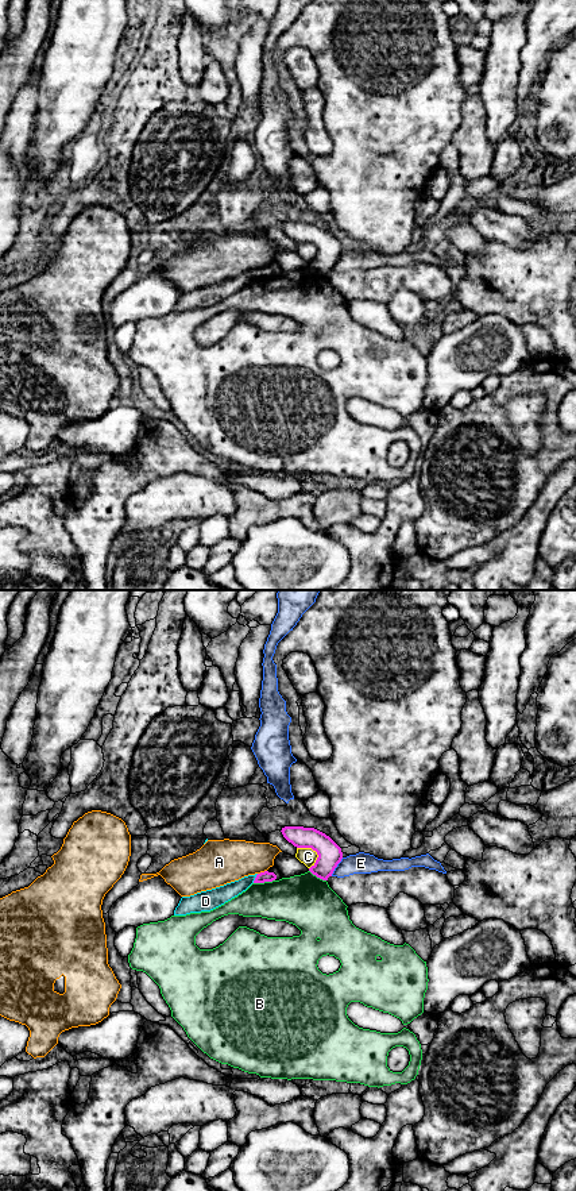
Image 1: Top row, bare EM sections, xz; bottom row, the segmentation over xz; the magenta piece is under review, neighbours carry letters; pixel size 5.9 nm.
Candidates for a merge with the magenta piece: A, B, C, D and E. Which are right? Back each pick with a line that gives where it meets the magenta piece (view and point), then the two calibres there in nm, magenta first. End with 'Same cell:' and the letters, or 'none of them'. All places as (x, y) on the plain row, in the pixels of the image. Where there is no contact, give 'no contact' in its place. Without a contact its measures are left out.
Same cell: none of them

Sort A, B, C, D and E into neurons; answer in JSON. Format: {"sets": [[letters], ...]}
{"sets": [["A"], ["B"], ["C"], ["D"], ["E"]]}

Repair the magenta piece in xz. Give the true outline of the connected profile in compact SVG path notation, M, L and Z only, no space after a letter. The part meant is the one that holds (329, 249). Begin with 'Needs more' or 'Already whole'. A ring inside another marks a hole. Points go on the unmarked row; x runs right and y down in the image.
Already whole. M285 221L283 232L297 243L312 243L318 253L309 266L322 275L332 271L343 254L341 243L325 228L314 223Z

